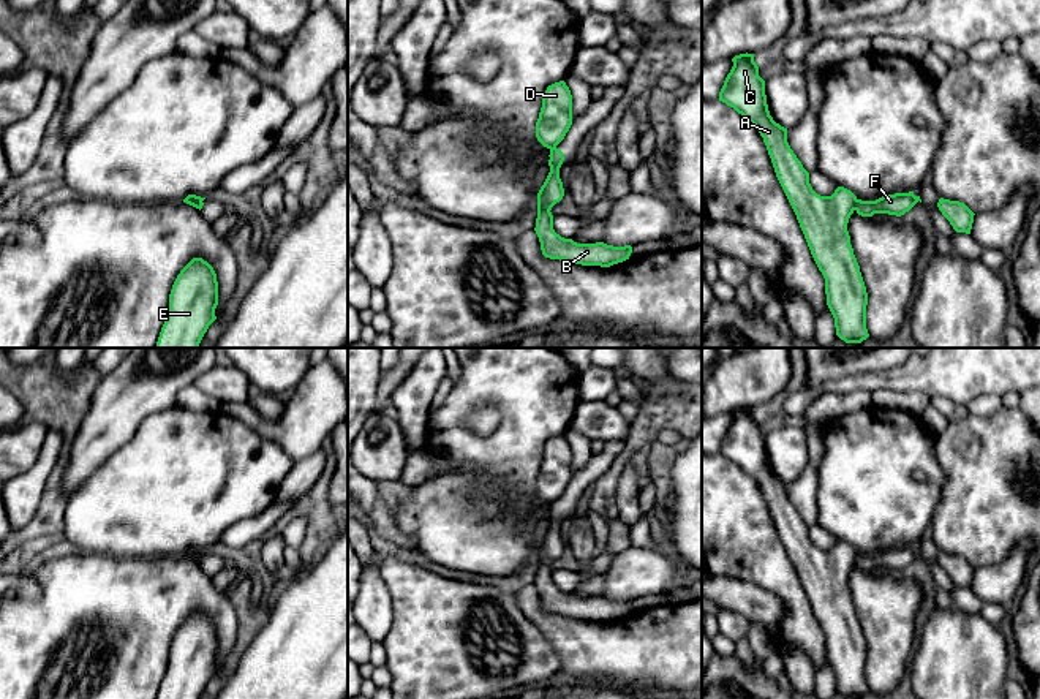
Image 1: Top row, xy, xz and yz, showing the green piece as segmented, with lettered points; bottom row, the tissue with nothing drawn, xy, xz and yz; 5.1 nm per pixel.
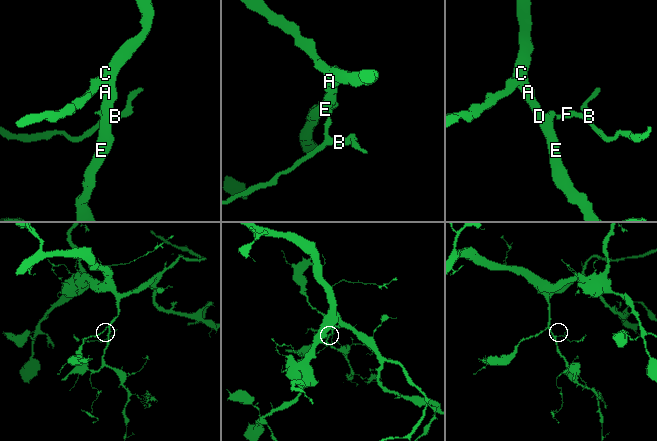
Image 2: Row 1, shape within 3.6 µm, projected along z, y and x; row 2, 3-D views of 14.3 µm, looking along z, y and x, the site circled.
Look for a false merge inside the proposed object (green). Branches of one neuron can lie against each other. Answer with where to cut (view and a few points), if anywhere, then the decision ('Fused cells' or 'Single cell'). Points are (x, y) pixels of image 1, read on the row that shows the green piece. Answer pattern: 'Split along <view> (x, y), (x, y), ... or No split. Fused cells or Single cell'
Split along yz (859, 200), (854, 209). Fused cells

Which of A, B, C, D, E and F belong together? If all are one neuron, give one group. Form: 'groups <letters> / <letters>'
groups A C D E / B F

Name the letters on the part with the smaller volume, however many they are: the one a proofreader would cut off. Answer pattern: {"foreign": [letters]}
{"foreign": ["B", "F"]}

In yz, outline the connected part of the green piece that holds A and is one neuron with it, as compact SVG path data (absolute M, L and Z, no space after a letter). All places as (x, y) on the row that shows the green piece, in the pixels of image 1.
M754 54L735 55L732 62L719 101L748 119L763 138L776 177L825 278L827 305L835 318L836 335L846 343L861 343L869 337L868 293L847 231L858 199L844 187L838 187L831 196L812 190L809 172L787 142L787 128L770 115L765 81L759 76Z

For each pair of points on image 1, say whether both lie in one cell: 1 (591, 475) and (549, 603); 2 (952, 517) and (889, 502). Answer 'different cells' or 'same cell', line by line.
1: same cell
2: different cells

